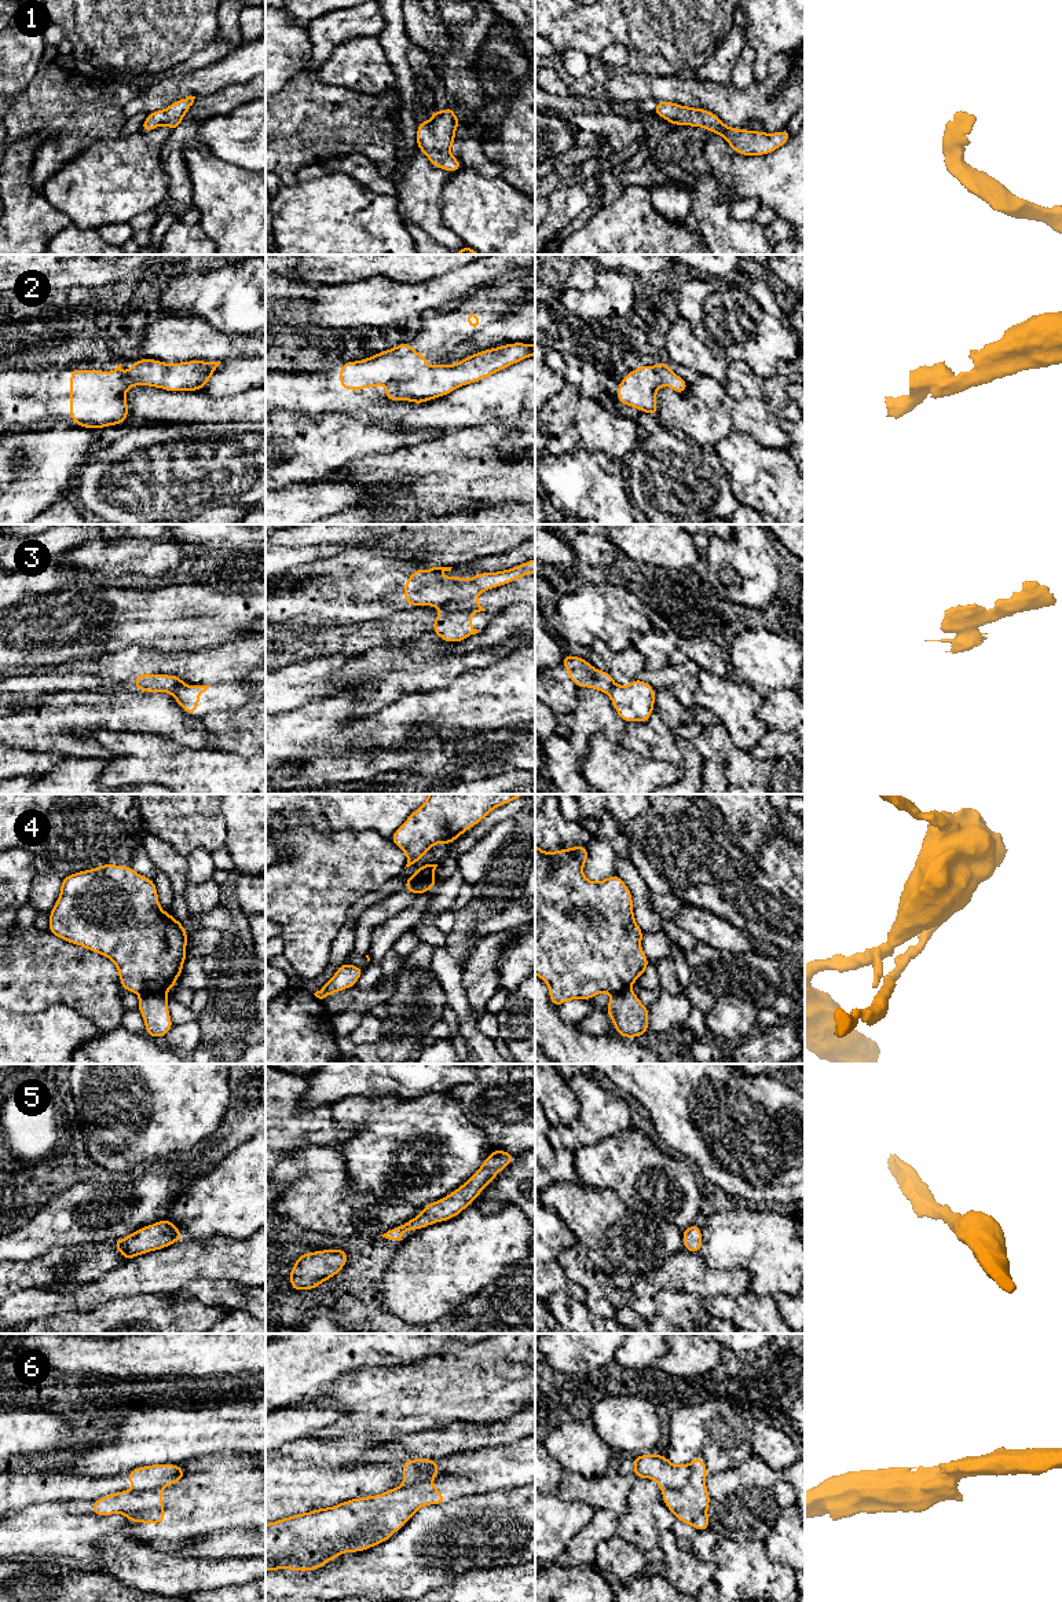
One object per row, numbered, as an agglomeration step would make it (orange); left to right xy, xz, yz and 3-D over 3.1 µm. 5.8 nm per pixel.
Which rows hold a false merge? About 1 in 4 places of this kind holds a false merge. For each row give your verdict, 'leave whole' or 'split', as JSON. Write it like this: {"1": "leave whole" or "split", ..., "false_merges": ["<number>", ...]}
{"1": "leave whole", "2": "leave whole", "3": "split", "4": "split", "5": "leave whole", "6": "split", "false_merges": ["3", "4", "6"]}

